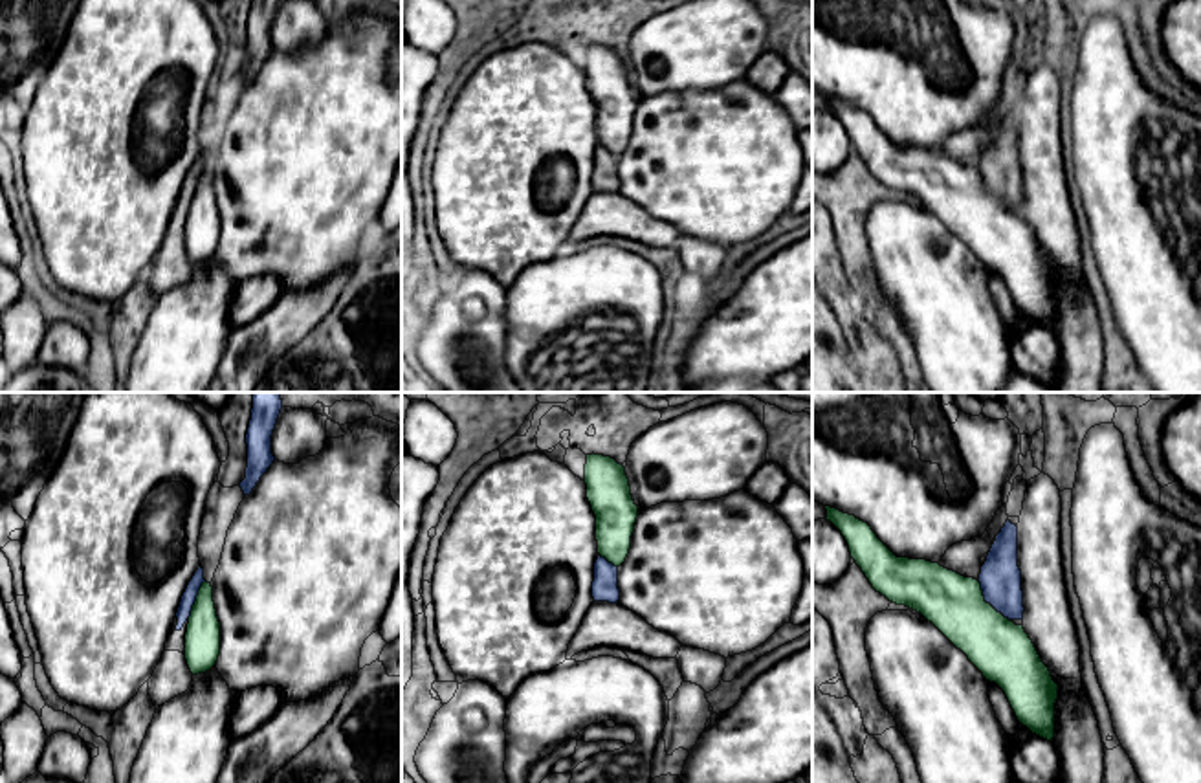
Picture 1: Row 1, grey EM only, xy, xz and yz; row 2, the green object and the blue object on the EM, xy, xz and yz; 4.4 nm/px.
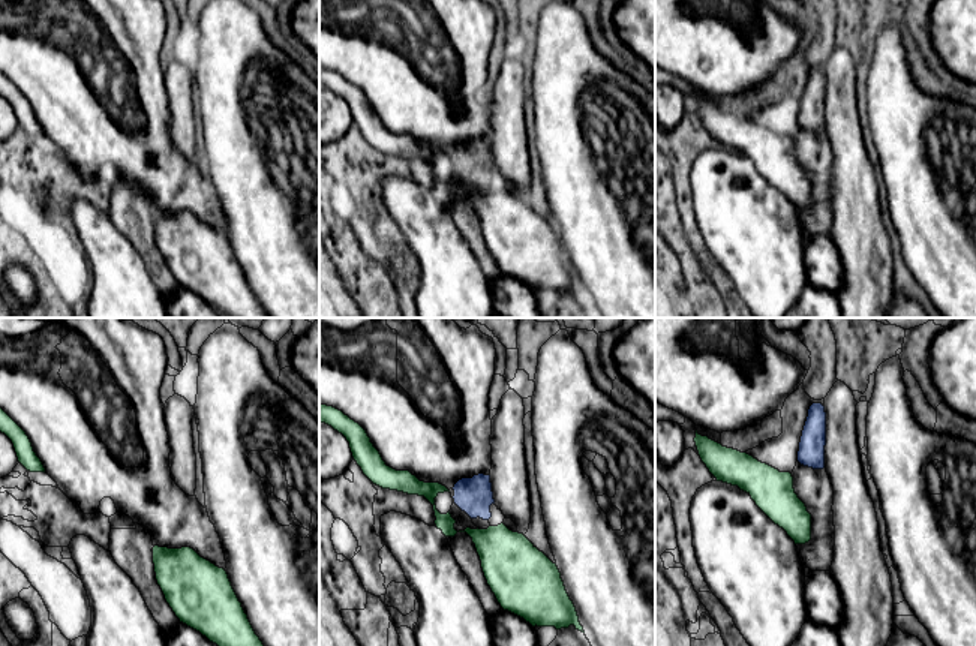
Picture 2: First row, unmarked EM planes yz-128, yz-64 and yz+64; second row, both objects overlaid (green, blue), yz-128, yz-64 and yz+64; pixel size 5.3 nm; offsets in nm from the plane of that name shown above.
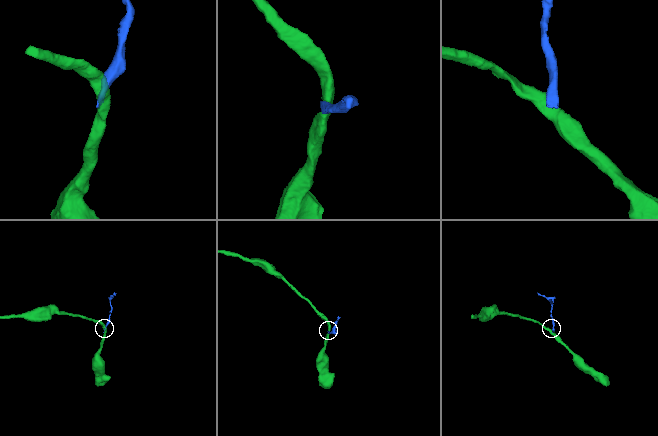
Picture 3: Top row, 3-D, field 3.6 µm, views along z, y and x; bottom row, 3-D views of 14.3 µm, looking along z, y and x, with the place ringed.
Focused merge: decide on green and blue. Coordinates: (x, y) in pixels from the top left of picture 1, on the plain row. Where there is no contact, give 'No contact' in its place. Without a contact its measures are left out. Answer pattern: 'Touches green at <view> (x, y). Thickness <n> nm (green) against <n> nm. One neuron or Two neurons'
Touches green at yz (989, 193). Thickness 260 nm (green) against 180 nm. Two neurons

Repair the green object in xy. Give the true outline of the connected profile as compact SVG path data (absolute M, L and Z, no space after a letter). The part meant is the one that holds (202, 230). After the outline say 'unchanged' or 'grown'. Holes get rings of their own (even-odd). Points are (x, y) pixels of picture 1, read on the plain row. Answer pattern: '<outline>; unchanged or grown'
M204 171L193 194L185 222L185 249L193 264L209 260L220 244L220 211L213 176Z; unchanged

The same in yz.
M831 95L825 99L873 178L931 211L1005 281L1023 315L1052 330L1058 273L1023 215L986 193L977 169L926 149L897 147L867 112Z; unchanged

